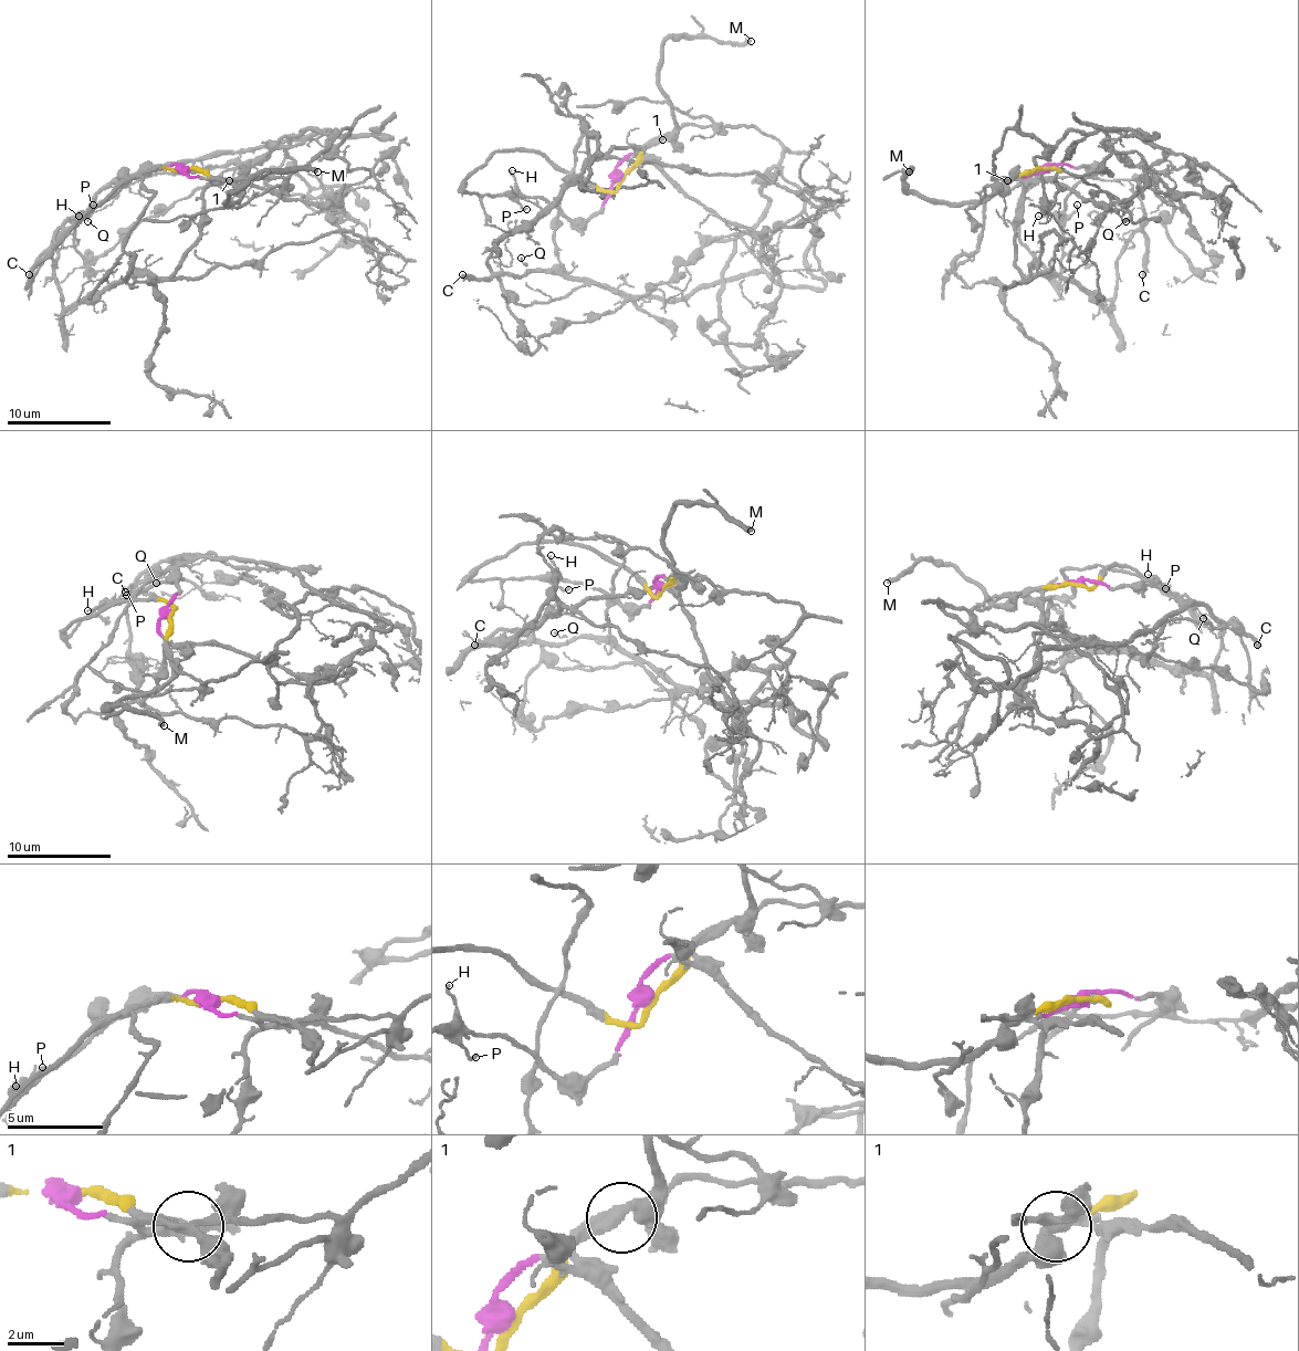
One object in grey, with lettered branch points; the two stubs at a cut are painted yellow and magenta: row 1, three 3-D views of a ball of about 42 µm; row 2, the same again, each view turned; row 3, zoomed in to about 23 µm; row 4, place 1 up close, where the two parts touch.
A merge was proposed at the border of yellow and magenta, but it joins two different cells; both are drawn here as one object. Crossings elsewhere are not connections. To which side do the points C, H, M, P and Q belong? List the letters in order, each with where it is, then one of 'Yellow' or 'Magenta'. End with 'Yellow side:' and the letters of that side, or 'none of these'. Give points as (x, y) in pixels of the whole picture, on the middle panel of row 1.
C: Place: (462, 274). Magenta
H: Place: (512, 170). Magenta
M: Place: (751, 41). Yellow
P: Place: (526, 209). Magenta
Q: Place: (521, 258). Magenta
Yellow side: M

